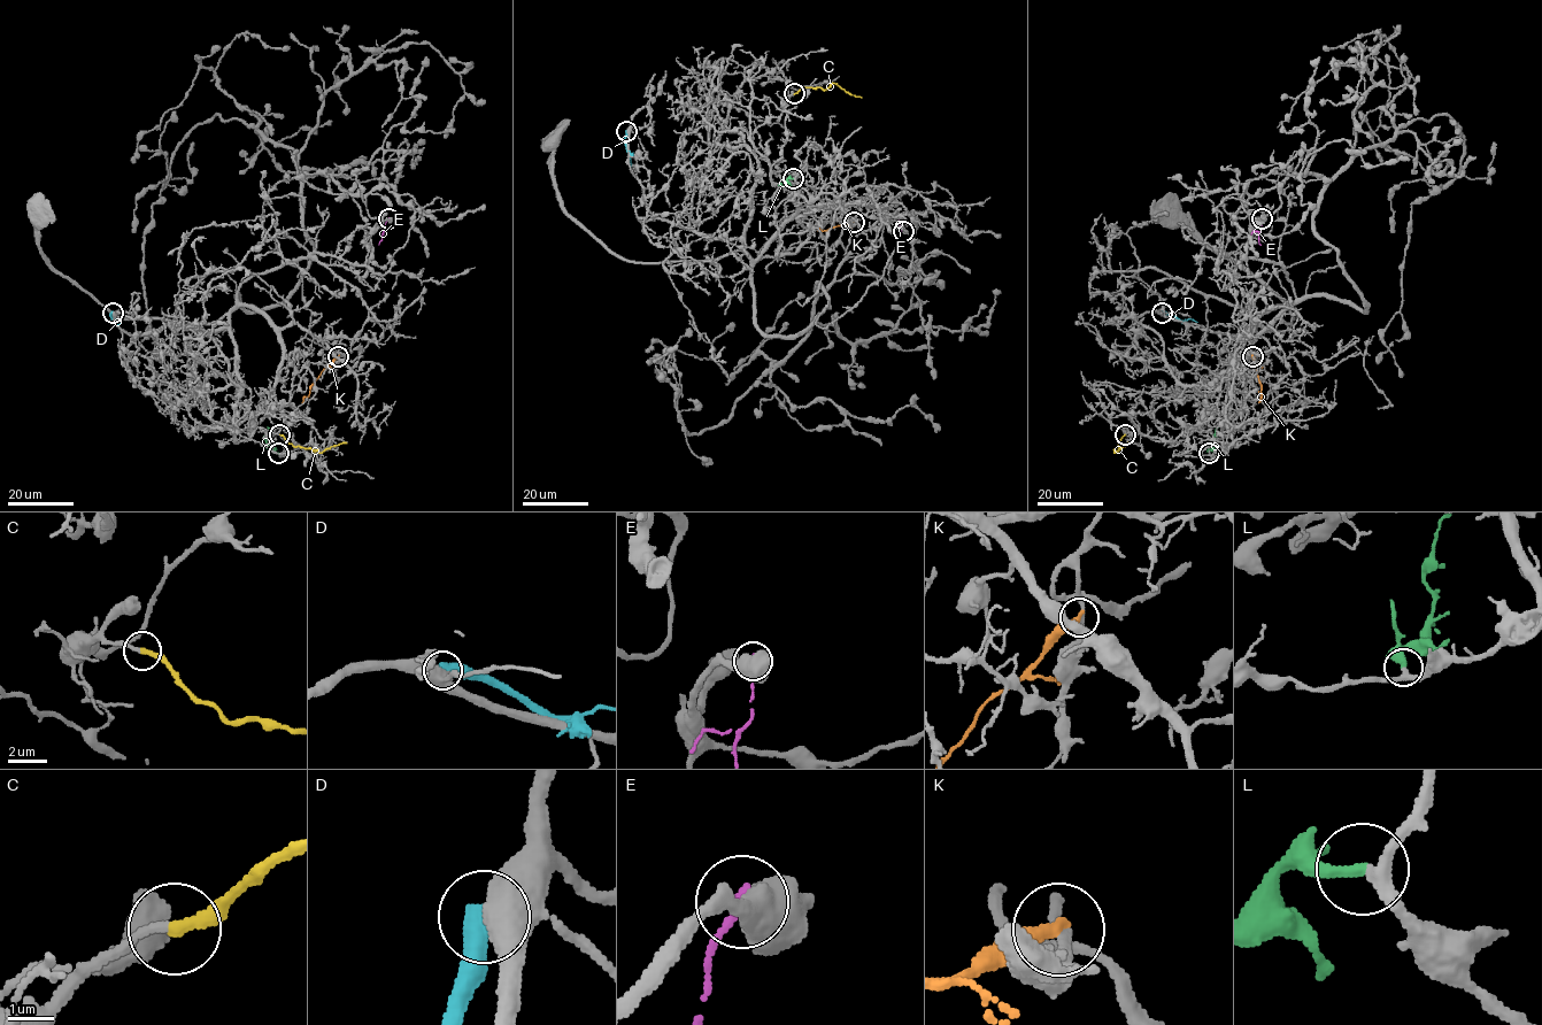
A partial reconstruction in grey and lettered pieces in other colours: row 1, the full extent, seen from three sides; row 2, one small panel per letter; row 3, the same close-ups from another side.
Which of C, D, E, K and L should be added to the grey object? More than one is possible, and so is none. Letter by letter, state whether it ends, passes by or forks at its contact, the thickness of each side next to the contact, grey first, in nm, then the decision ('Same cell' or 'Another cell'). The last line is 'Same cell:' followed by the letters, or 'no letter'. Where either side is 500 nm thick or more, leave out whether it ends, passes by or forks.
C: It ends there. Thickness 190 nm (grey) against 320 nm. Another cell
D: Thickness 500 nm (grey) against 550 nm. Another cell
E: Thickness 600 nm (grey) against 180 nm. Another cell
K: It ends there. Thickness 160 nm (grey) against 360 nm. Another cell
L: It ends there. Thickness 260 nm (grey) against 280 nm. Same cell
Same cell: L

